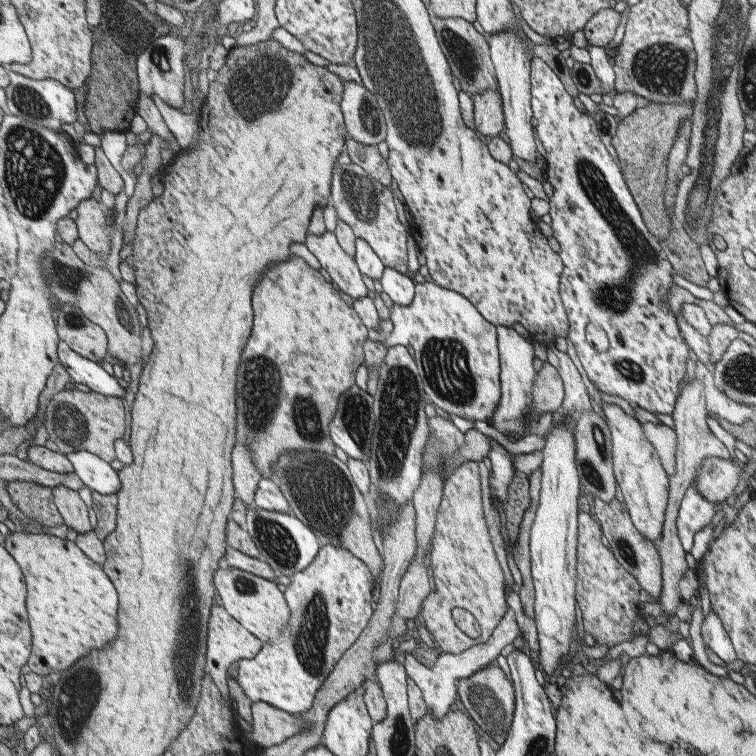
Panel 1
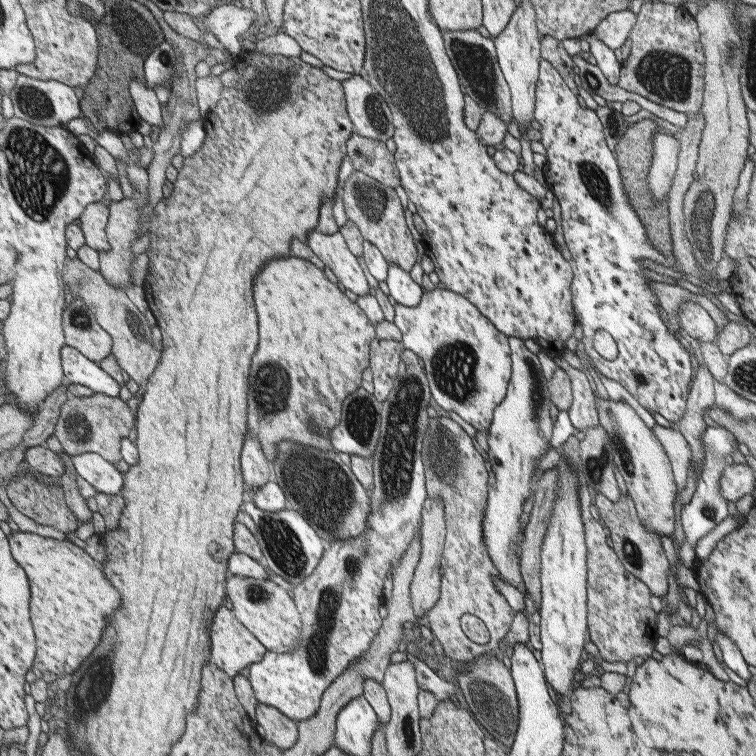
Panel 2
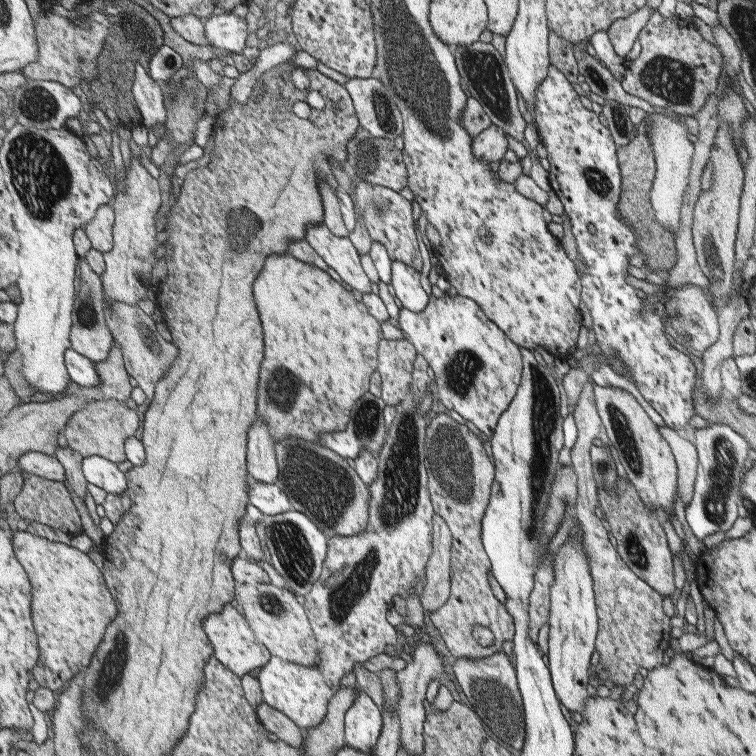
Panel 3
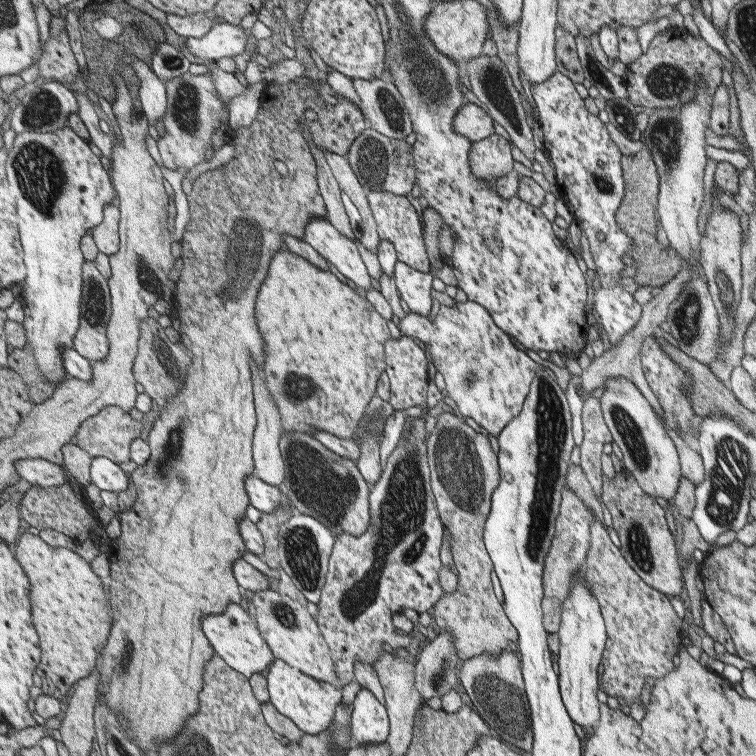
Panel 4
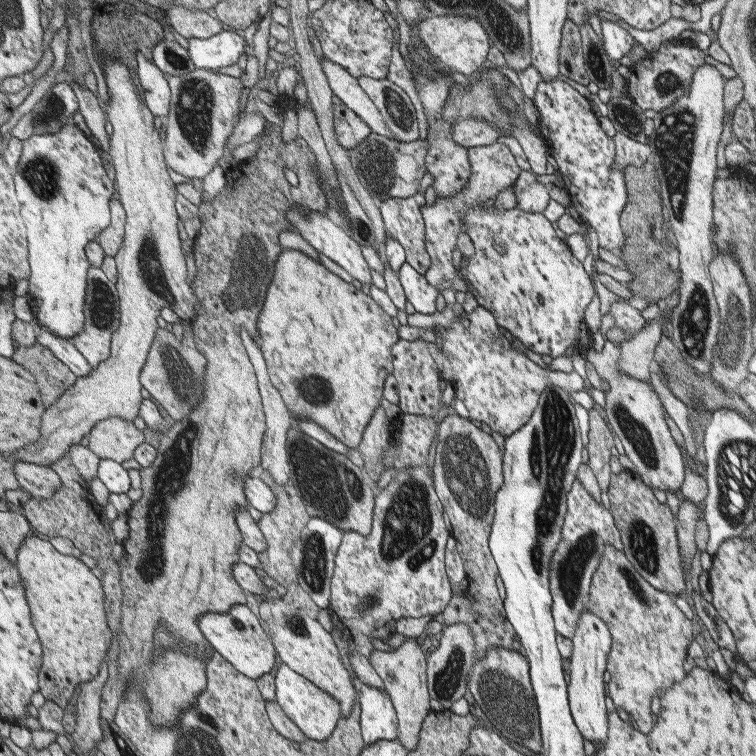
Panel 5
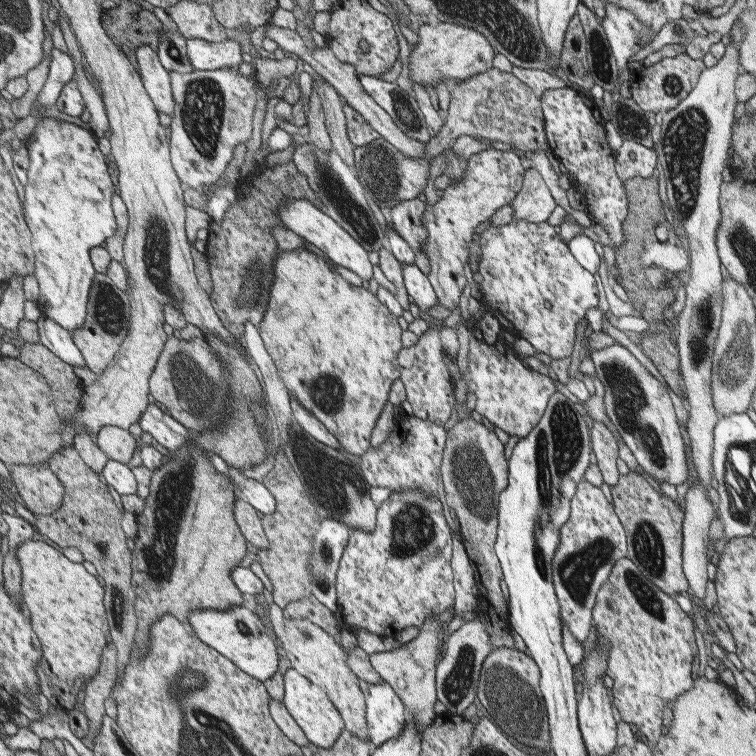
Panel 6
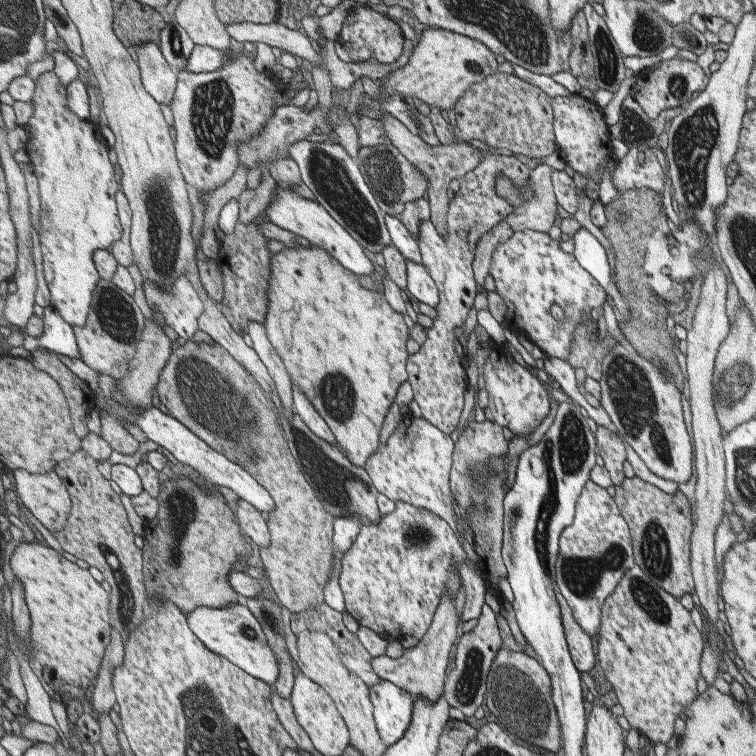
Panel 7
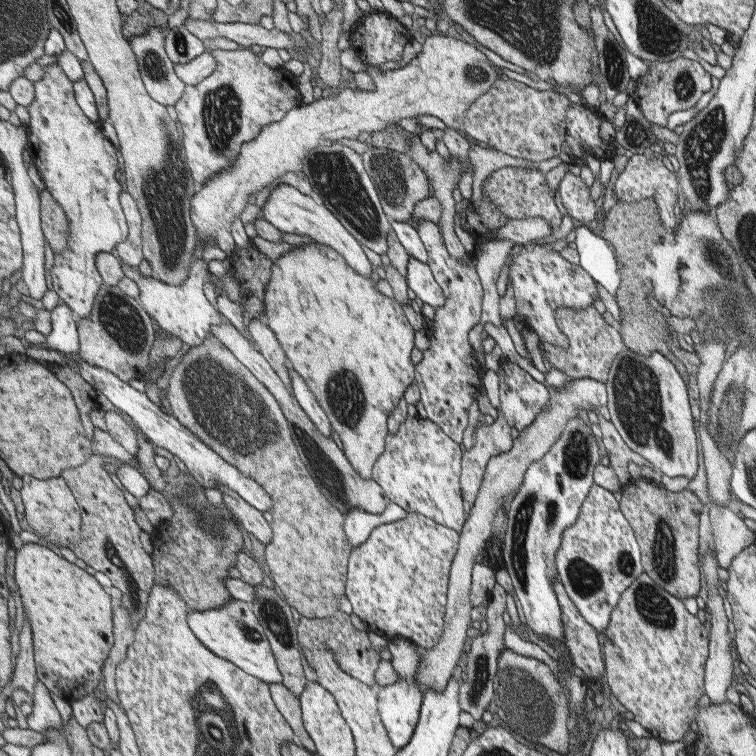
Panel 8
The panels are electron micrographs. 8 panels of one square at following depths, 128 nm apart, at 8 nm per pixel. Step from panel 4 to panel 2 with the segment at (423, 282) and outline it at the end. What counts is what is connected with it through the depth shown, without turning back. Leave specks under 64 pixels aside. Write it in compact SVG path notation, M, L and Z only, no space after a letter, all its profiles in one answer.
M388 264L387 276L384 281L388 288L388 295L397 304L408 307L417 306L423 289L410 278L408 272L401 270L397 264Z

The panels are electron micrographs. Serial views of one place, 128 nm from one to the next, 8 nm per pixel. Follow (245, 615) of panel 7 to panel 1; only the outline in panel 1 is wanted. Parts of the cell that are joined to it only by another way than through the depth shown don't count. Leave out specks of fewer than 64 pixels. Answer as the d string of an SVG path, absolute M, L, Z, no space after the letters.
M213 606L211 610L211 622L209 622L207 672L213 676L213 682L221 688L221 696L229 700L230 686L228 684L227 672L233 662L241 659L253 659L263 649L263 642L257 638L246 626L238 621L223 606Z

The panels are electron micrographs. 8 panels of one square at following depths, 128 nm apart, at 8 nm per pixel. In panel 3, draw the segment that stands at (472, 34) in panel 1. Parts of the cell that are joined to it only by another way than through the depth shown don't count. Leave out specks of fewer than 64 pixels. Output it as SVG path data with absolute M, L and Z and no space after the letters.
M481 41L449 47L453 52L454 62L457 64L463 92L467 92L467 96L474 98L481 105L491 124L498 126L503 133L518 142L524 140L523 129L525 129L526 123L517 110L517 92L497 49L493 48L490 43Z

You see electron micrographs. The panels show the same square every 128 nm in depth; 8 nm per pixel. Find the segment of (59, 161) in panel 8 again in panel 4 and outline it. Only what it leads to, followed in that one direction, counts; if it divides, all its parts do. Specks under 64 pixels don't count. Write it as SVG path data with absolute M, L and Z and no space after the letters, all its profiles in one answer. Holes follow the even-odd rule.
M68 126L66 128L57 130L56 132L47 132L47 133L35 133L35 132L23 132L22 134L18 134L14 138L13 145L8 152L9 160L7 160L7 180L11 180L11 192L13 192L13 196L15 196L15 200L17 200L17 210L19 210L19 230L21 230L21 242L23 242L23 248L25 248L26 254L26 262L27 266L27 278L22 283L22 293L23 303L25 306L25 322L24 328L26 331L26 336L28 339L28 345L32 347L34 351L35 359L38 363L38 370L45 374L45 378L47 380L51 380L51 382L57 382L58 385L69 379L71 376L66 372L65 363L64 363L64 351L68 349L74 348L74 339L78 334L79 328L82 324L82 313L84 308L82 306L82 298L83 298L83 269L86 264L86 256L83 254L83 251L80 249L80 244L82 238L85 237L87 233L91 233L93 228L99 226L105 219L105 207L107 204L112 204L113 200L117 200L117 189L113 186L114 182L111 182L111 178L109 178L109 172L103 168L103 164L101 164L101 157L97 156L97 154L93 154L93 150L91 150L91 146L79 136L79 134L75 134L71 128ZM23 150L27 150L27 152L31 152L31 154L27 154L29 158L23 158L23 162L19 160L19 154L21 156L25 156L23 154Z

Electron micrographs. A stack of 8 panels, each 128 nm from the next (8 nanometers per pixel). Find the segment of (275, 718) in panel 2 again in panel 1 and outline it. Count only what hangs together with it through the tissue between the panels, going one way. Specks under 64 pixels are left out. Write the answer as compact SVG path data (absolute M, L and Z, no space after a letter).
M256 701L253 703L253 730L249 740L260 746L279 745L308 726L309 723L306 724L299 714L291 714L267 701Z

